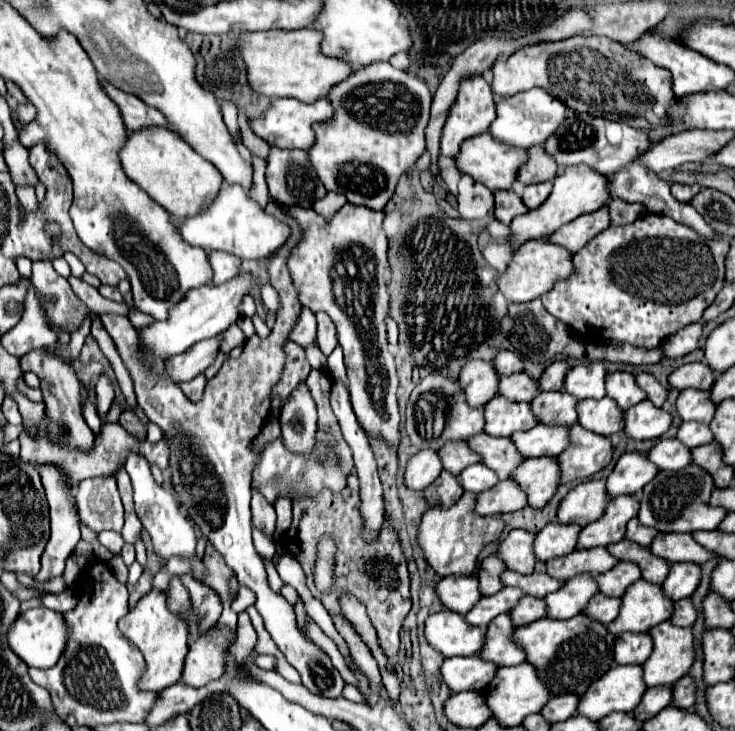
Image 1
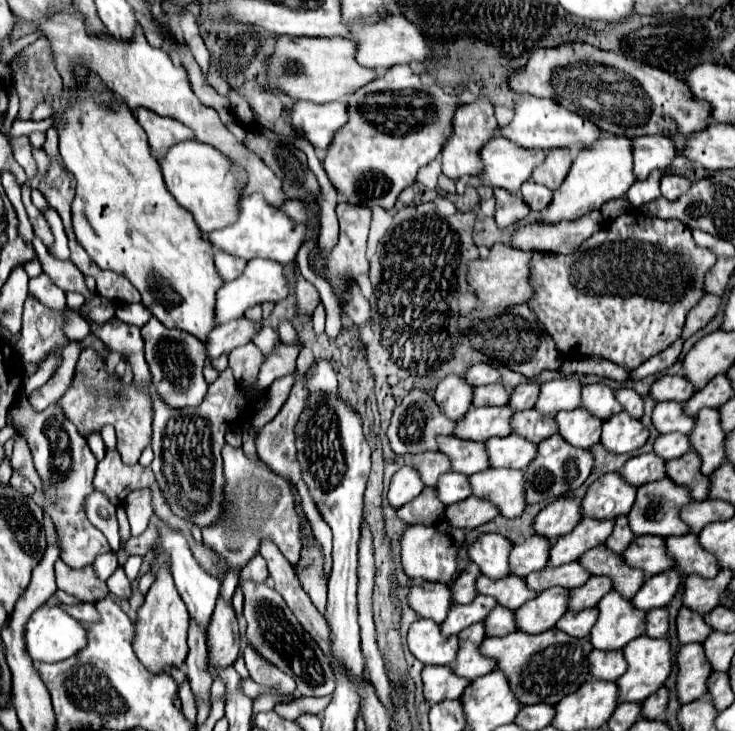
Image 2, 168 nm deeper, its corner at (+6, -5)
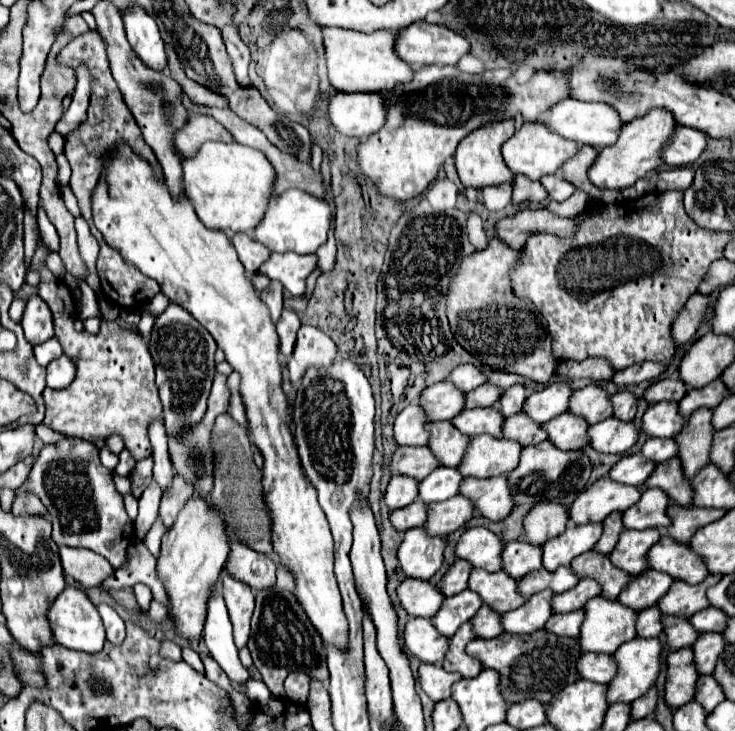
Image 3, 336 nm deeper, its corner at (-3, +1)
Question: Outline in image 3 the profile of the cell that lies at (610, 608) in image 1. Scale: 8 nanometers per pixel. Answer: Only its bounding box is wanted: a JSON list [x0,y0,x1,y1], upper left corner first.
[545,610,585,638]

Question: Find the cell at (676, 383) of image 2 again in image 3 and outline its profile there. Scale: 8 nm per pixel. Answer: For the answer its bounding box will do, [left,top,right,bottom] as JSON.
[645,378,687,404]

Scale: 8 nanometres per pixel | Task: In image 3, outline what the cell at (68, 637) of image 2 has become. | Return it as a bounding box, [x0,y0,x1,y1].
[47,586,105,652]

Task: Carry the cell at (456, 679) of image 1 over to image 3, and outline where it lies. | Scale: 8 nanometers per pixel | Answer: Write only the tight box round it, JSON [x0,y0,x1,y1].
[419,664,463,702]

